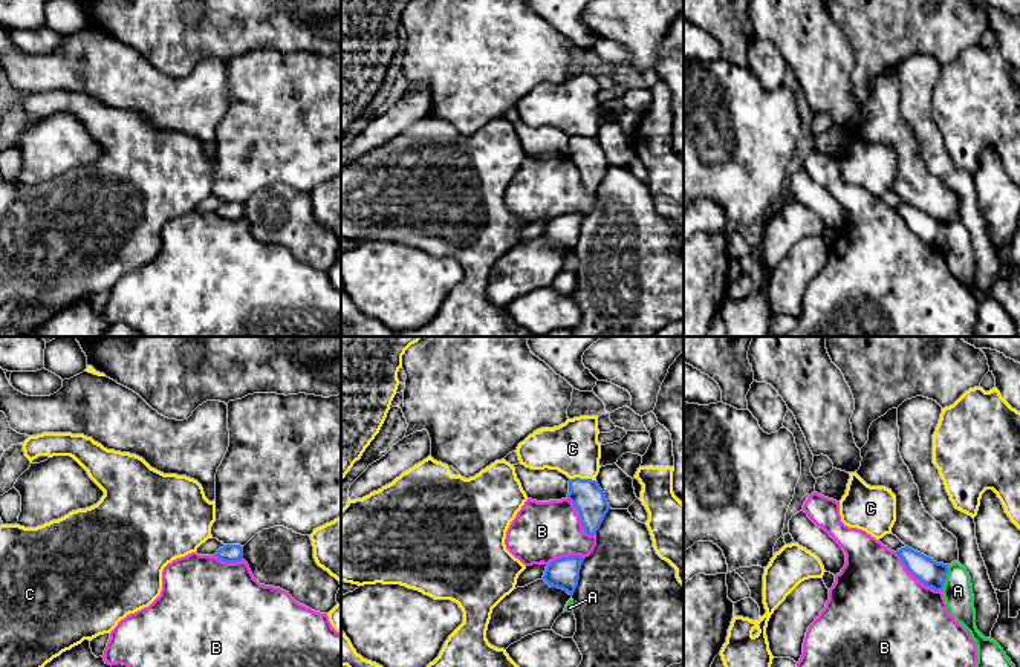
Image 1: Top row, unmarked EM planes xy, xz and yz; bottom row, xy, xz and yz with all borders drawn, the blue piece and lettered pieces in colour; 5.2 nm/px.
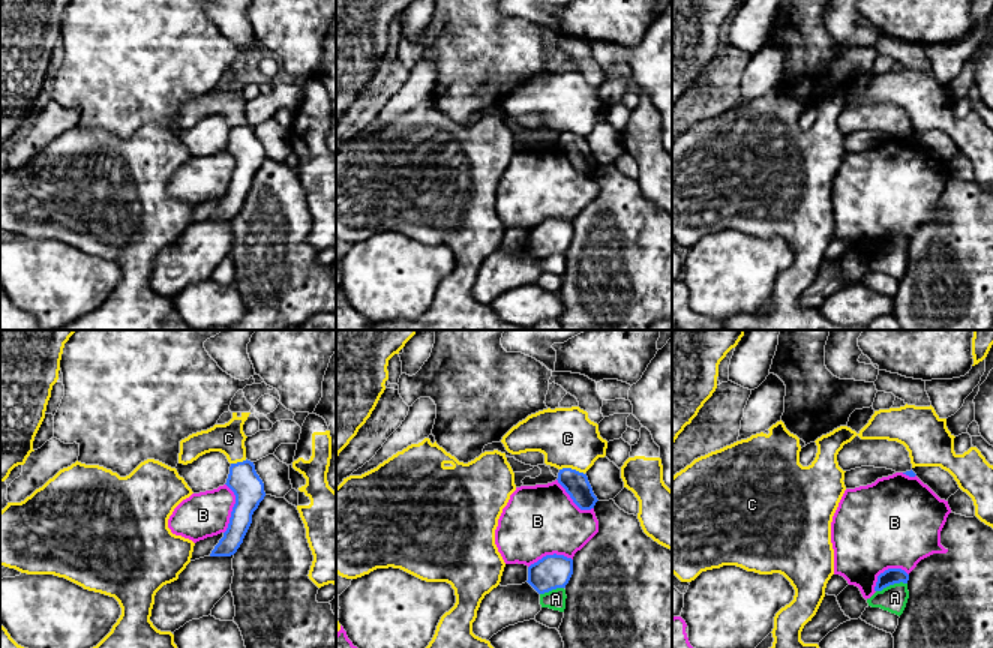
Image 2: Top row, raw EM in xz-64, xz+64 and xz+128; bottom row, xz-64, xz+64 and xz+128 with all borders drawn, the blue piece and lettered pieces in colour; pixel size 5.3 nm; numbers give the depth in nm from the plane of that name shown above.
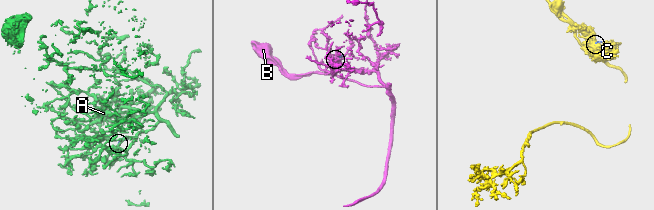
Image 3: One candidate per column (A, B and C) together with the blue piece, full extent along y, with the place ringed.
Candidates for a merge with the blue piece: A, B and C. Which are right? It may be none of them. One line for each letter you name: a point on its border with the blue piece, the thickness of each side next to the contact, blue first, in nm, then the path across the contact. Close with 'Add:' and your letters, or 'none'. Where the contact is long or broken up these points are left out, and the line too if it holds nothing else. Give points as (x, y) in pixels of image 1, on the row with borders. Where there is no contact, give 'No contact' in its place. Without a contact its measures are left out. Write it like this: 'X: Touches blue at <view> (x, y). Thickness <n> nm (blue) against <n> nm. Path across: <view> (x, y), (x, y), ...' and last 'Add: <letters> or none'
Add: none

